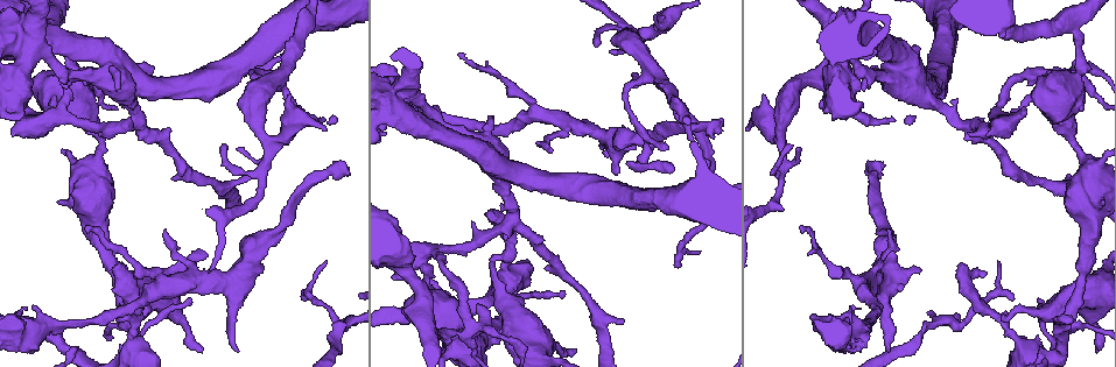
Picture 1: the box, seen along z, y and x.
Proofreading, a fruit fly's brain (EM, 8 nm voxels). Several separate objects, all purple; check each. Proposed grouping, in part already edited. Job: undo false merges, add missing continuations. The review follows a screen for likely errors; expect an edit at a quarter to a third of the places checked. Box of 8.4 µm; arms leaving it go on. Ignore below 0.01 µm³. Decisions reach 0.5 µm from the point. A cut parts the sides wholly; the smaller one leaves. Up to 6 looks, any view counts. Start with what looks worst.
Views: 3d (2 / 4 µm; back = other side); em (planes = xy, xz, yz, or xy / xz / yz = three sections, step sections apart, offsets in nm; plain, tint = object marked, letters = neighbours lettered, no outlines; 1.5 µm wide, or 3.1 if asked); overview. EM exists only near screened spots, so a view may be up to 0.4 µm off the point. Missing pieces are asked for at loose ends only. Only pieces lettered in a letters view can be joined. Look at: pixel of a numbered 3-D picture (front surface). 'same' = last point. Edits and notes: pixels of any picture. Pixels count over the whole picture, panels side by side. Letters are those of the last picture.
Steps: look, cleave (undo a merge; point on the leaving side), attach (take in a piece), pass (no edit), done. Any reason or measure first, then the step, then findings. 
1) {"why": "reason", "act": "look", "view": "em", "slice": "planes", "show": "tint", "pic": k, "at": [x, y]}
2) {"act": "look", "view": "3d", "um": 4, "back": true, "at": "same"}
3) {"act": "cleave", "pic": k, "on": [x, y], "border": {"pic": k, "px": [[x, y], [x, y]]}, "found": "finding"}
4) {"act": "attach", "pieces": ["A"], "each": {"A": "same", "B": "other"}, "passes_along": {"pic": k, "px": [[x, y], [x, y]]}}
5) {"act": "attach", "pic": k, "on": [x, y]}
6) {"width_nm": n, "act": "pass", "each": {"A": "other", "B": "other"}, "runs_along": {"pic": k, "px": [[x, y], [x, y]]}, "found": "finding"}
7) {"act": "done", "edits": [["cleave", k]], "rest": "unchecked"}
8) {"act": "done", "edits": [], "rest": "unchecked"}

{"why": "branch stops here", "act": "look", "view": "em", "slice": "xz", "step": 8, "show": "tint", "pic": 1, "at": [802, 232]}

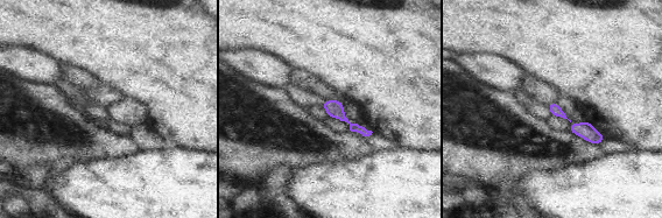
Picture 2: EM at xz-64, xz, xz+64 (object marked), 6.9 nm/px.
{"why": "another direction", "act": "look", "view": "em", "slice": "planes", "show": "letters", "at": "same"}

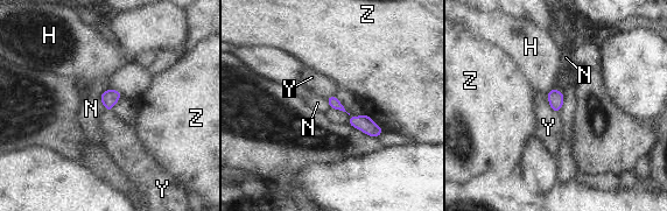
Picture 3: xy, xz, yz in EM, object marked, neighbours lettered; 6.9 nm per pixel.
{"act": "pass", "each": {"H": "other", "N": "other", "Y": "other", "Z": "other"}, "runs_along": {"pic": 3, "px": [[330, 99], [356, 121], [378, 132]]}, "found": "no lettered piece goes on from it"}

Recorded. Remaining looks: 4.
{"why": "branch stops here", "act": "look", "view": "3d", "um": 4, "pic": 1, "at": [302, 299]}

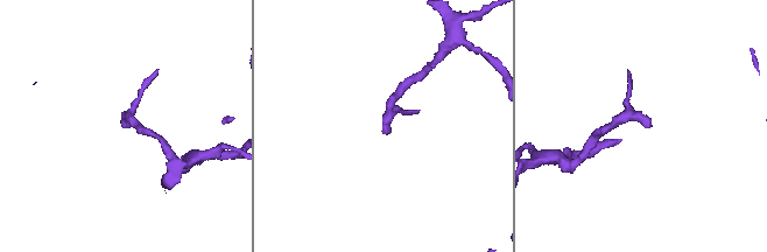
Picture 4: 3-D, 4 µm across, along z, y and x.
{"act": "look", "view": "em", "slice": "xy", "step": 8, "show": "plain", "pic": 4, "at": [649, 122]}

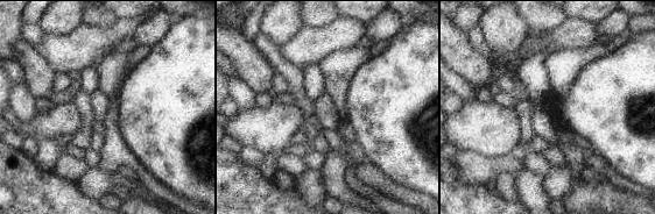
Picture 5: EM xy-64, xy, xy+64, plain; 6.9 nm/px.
{"why": "what lies round it", "act": "look", "view": "em", "slice": "xy", "step": 8, "show": "letters", "at": "same"}

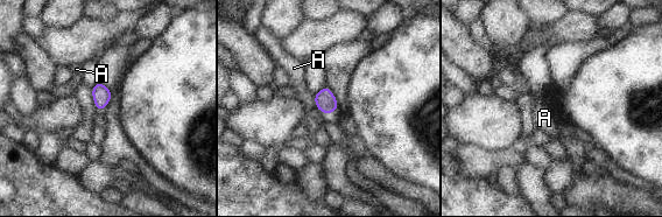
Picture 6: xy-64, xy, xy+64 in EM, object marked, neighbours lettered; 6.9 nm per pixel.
{"act": "pass", "each": {"A": "other"}, "border": {"pic": 6, "px": [[312, 97], [316, 106], [329, 114]]}, "found": "none of them fits"}

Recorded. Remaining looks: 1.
{"act": "done", "edits": [], "rest": "unchecked"}

